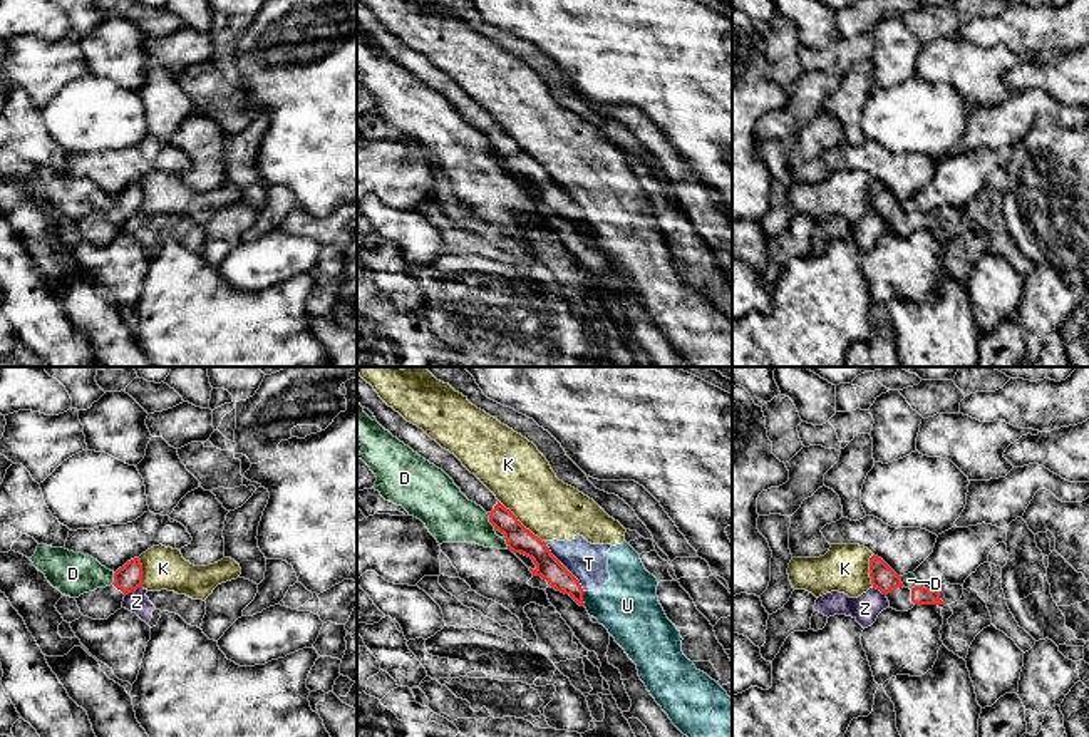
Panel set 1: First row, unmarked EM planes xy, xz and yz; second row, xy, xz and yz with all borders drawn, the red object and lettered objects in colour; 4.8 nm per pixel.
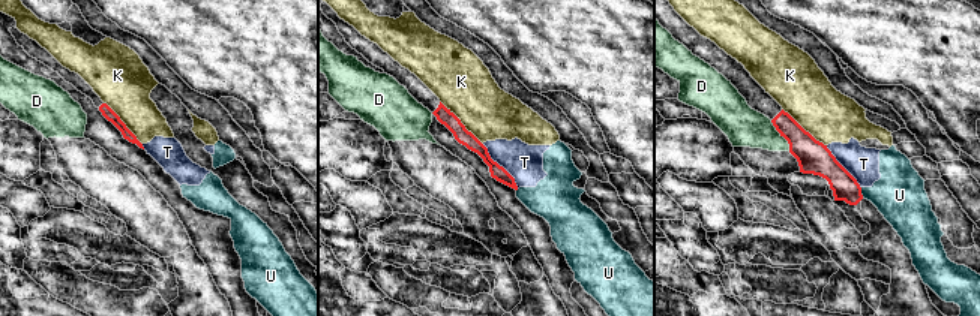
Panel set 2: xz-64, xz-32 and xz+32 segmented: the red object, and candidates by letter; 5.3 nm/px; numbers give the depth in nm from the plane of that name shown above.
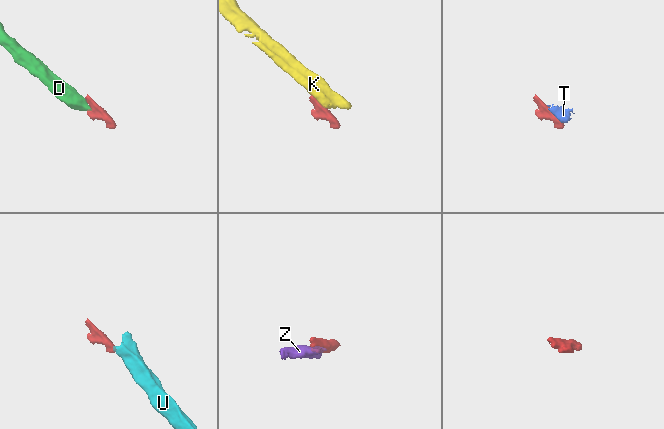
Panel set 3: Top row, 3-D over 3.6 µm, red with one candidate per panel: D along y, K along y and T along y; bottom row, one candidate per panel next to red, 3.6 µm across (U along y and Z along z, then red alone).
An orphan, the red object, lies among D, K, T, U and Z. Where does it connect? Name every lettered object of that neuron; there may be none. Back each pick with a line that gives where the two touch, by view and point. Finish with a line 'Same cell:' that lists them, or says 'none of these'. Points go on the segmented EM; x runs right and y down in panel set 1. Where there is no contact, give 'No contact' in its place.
Same cell: none of these

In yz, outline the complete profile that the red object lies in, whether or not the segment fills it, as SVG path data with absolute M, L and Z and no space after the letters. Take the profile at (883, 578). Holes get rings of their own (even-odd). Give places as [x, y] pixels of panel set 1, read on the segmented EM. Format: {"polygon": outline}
{"polygon": "M875 554L870 558L870 578L873 588L880 590L888 598L890 608L896 611L908 611L915 605L945 605L938 590L905 588L901 576Z"}

